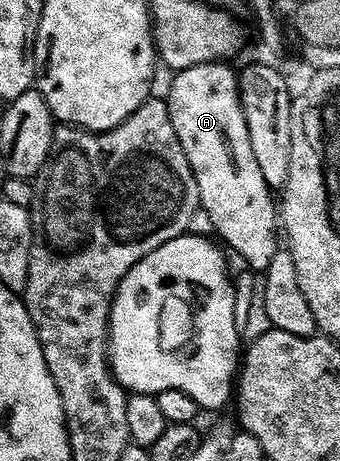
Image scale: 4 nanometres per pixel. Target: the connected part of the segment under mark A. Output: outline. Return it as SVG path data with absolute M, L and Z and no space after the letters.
M218 61L176 72L172 76L173 84L169 87L167 102L171 125L175 125L175 137L179 137L183 153L187 153L187 161L199 189L200 210L211 217L216 238L230 252L233 250L250 267L246 267L250 272L264 273L267 265L271 265L271 257L275 257L279 249L279 211L275 206L274 192L267 181L263 181L263 172L259 170L255 156L251 154L251 137L247 133L247 121L241 108L241 93L237 88L238 72L232 71L229 66L228 62Z

